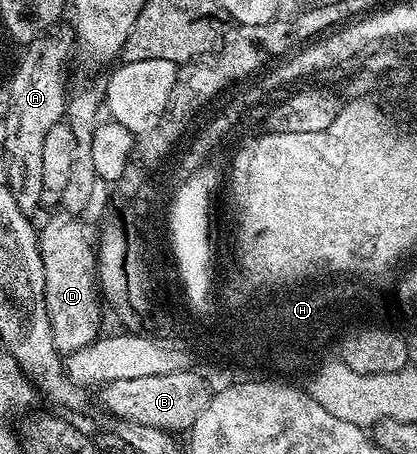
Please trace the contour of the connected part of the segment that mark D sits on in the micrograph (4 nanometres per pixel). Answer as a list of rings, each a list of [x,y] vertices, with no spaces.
[[[57,211],[57,214],[46,223],[40,226],[39,240],[41,243],[41,258],[45,268],[45,298],[47,299],[47,309],[53,328],[53,338],[58,350],[64,354],[71,354],[86,348],[97,340],[101,329],[101,305],[102,298],[99,296],[99,282],[95,276],[97,258],[95,256],[94,242],[89,242],[90,234],[86,226],[78,220],[74,214],[64,211]]]

